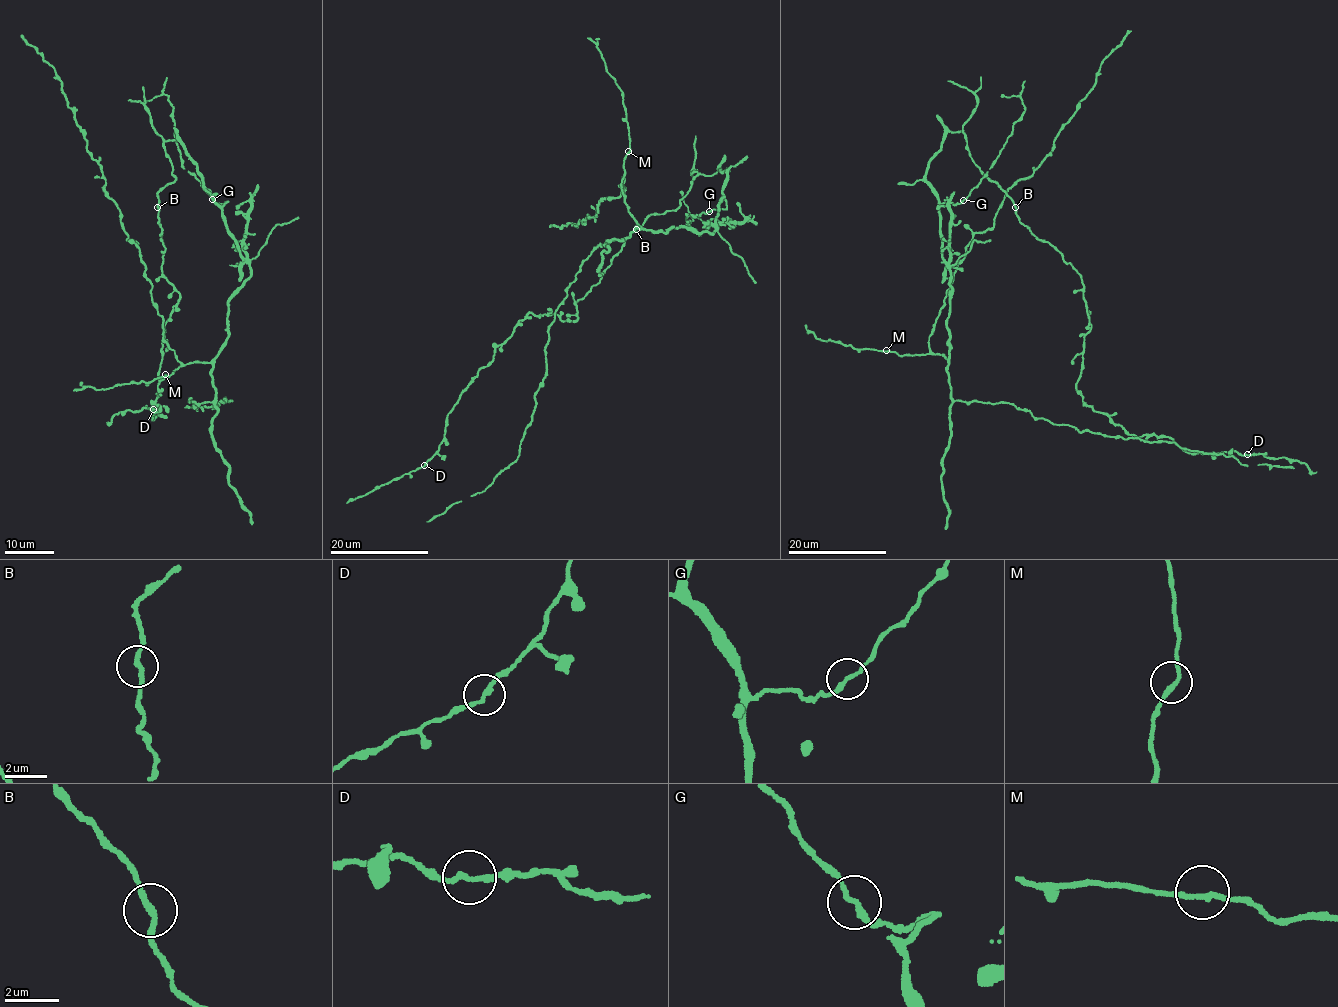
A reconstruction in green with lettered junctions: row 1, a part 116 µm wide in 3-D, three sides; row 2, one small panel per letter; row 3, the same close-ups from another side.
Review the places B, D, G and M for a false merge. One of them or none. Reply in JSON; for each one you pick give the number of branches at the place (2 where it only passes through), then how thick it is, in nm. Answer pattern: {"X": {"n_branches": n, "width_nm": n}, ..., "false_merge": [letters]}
{"false_merge": []}

